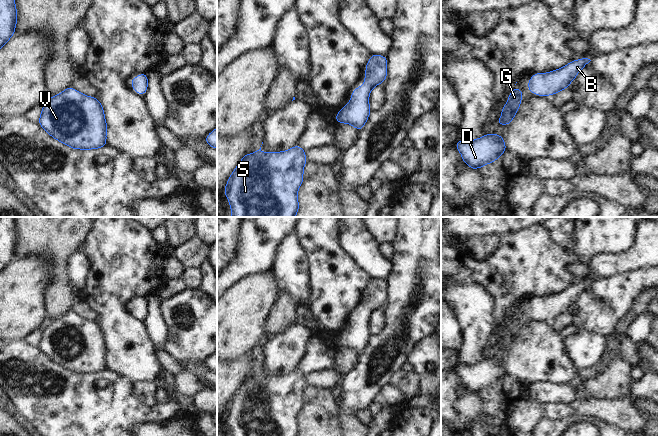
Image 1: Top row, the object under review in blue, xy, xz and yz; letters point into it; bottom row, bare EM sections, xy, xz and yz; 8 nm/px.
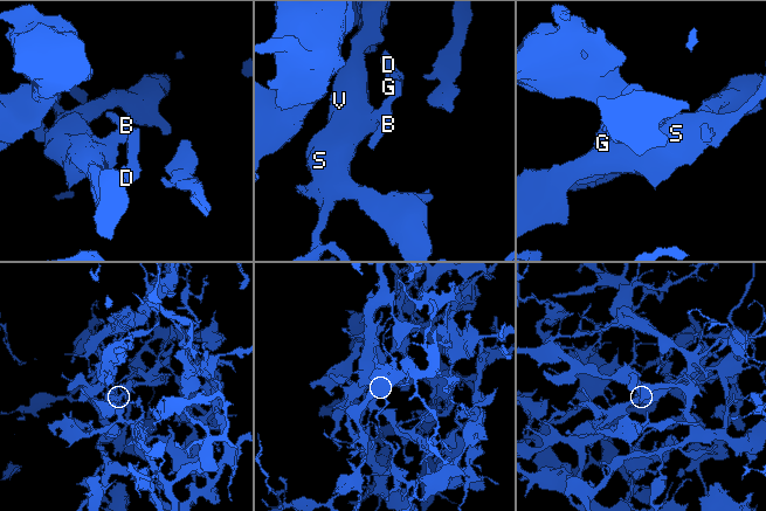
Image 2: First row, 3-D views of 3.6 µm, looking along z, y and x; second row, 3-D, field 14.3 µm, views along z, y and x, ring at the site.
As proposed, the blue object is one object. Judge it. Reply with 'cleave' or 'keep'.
keep

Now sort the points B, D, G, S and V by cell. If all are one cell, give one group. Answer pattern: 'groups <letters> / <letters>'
groups B D G S V

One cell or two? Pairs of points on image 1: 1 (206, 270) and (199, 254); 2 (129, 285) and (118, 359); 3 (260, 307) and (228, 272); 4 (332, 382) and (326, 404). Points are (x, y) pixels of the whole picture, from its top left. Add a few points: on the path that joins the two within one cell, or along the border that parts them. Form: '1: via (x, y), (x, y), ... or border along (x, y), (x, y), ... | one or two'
1: border along (206, 258), (198, 268) | two
2: via (118, 303), (118, 341) | one
3: border along (259, 272), (248, 274), (238, 279), (227, 289) | two
4: border along (307, 385), (328, 388), (338, 406) | two

